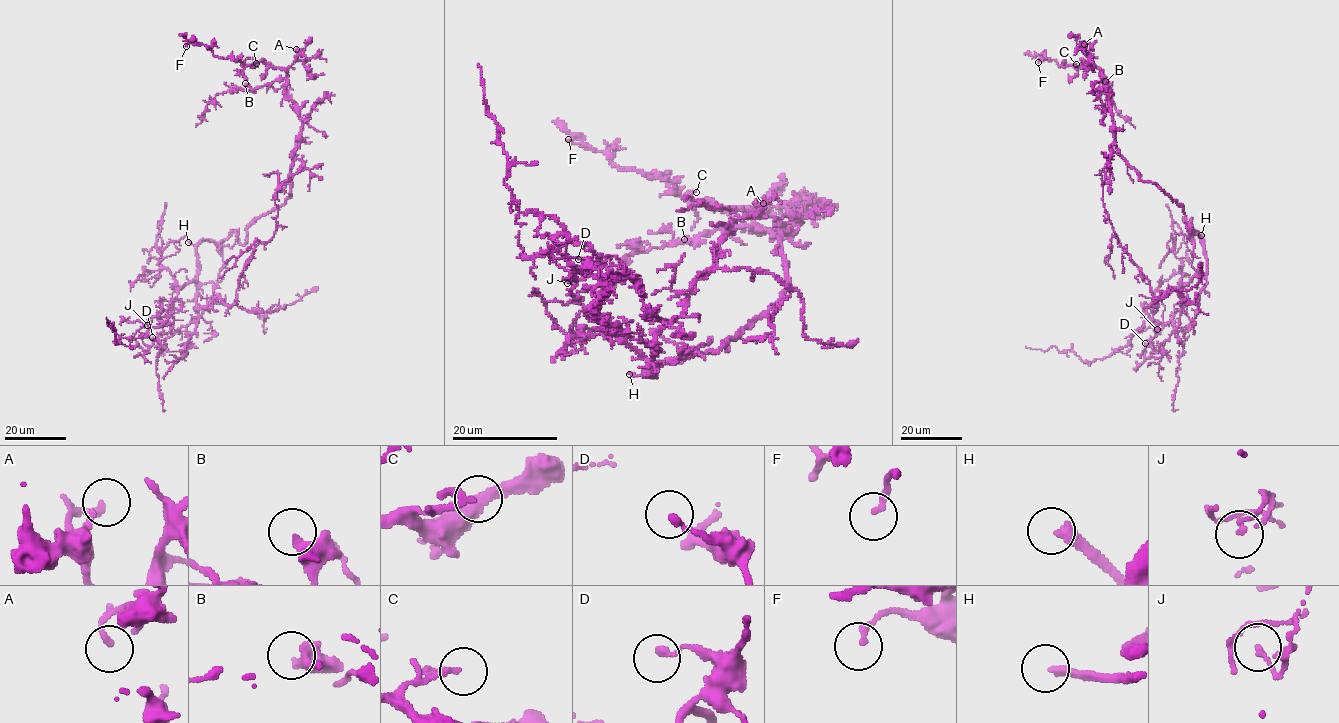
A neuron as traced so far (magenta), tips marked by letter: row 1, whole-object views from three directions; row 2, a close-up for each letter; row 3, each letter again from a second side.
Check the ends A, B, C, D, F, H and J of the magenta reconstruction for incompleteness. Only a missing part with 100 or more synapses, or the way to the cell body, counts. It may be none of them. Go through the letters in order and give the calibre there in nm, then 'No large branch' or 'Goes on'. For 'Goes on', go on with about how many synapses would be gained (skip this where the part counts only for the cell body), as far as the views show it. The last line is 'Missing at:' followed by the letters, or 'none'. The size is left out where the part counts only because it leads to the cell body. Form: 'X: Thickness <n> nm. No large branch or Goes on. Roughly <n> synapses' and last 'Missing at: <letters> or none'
A: Thickness 200 nm. No large branch
B: Thickness 440 nm. No large branch
C: Thickness 160 nm. No large branch
D: Thickness 200 nm. No large branch
F: Thickness 200 nm. No large branch
H: Thickness 300 nm. Goes on
J: Thickness 140 nm. No large branch
Missing at: H

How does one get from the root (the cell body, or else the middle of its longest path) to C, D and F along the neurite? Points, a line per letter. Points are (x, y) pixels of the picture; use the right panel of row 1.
C: (1191, 226), (1191, 231), (1177, 202), (1143, 181), (1121, 156), (1102, 72), (1076, 64)
D: (1191, 226), (1192, 219), (1201, 238), (1206, 272), (1182, 286), (1183, 306), (1145, 343)
F: (1191, 226), (1177, 202), (1143, 181), (1121, 156), (1102, 72), (1083, 62), (1075, 67), (1046, 57), (1038, 62)

